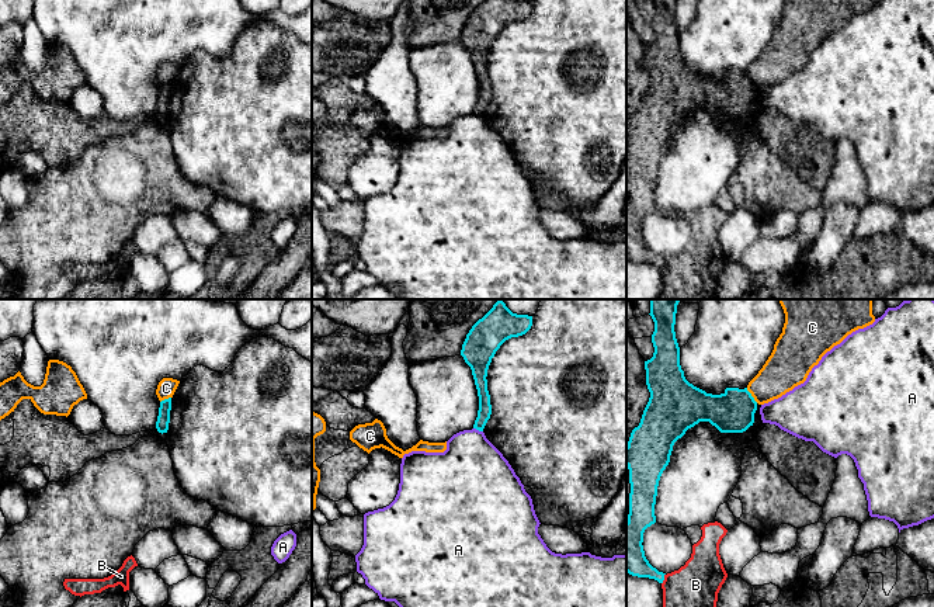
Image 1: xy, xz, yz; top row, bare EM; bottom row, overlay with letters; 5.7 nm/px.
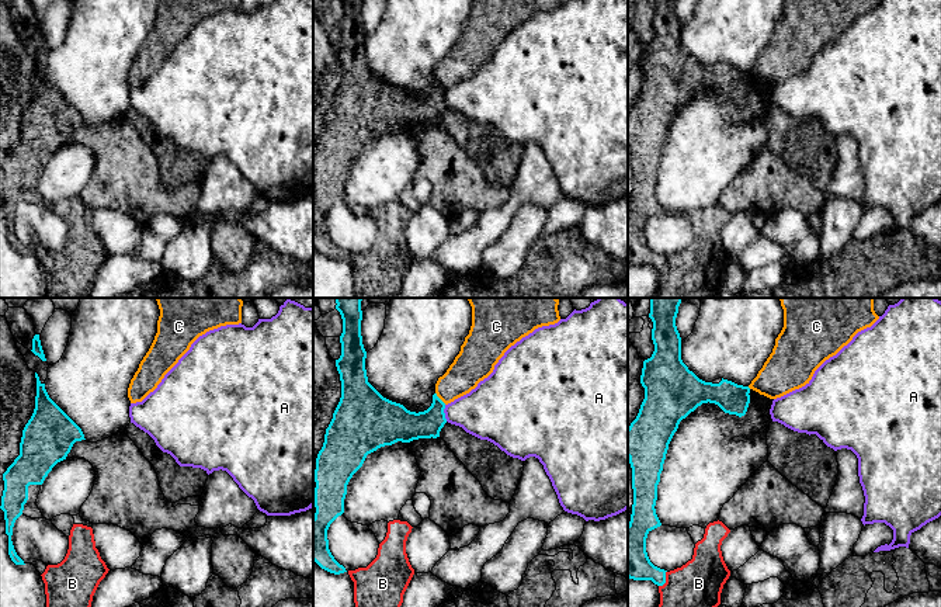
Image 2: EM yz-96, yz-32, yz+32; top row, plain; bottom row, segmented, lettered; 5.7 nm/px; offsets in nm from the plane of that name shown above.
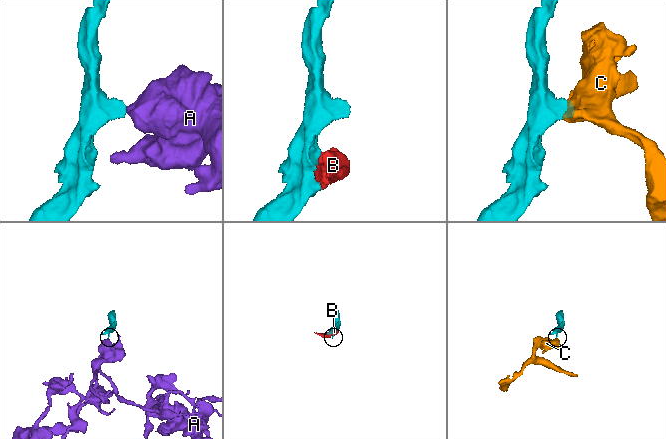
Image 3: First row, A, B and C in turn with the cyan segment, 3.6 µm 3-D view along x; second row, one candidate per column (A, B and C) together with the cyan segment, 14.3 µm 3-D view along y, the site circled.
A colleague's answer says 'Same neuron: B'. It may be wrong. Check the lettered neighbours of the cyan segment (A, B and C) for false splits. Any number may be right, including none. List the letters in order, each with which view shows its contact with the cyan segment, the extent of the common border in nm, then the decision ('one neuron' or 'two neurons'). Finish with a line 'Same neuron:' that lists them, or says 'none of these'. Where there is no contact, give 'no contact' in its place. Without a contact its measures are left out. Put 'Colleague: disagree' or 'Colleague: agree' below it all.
A: xz | 60 nm | two neurons
B: yz | 70 nm | one neuron
C: yz | 110 nm | two neurons
Same neuron: B
Colleague: agree

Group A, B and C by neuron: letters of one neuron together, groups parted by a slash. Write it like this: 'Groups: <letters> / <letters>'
Groups: A / B / C

